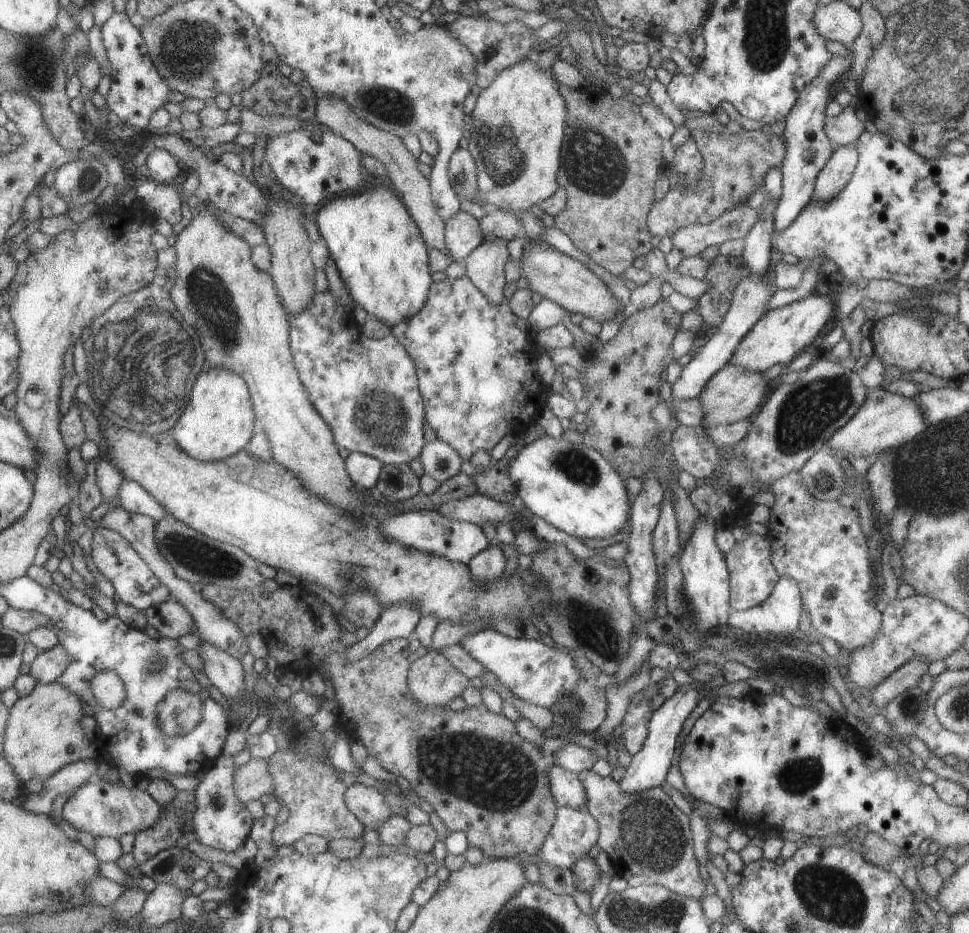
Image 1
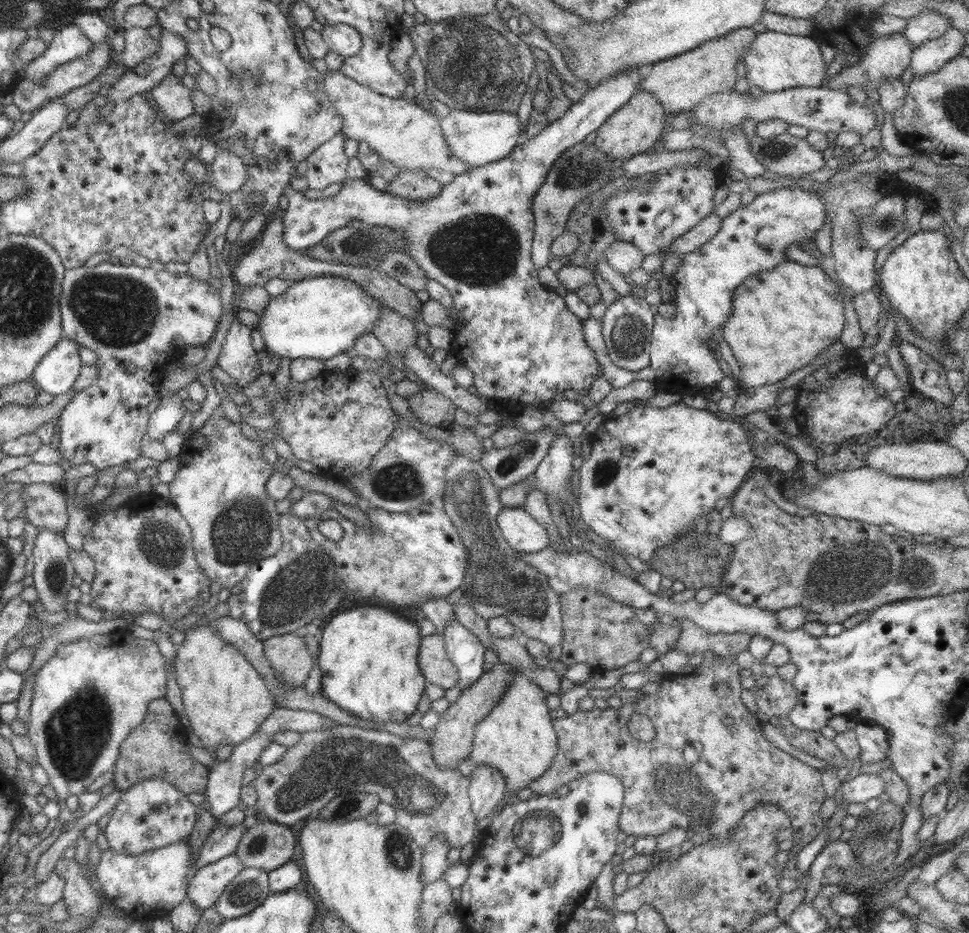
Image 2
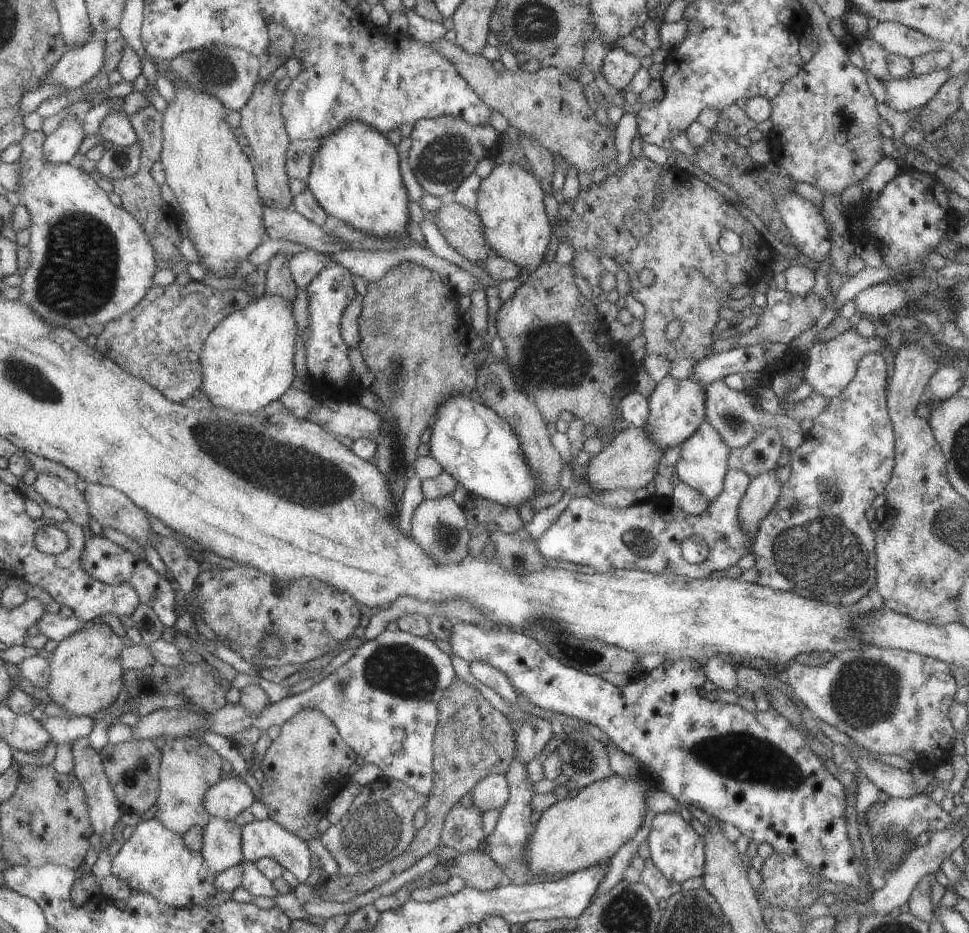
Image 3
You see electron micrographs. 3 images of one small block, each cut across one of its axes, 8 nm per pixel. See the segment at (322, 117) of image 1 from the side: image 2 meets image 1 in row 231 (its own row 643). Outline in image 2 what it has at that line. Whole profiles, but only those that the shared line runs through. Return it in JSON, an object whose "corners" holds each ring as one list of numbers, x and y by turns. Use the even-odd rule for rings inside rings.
{"corners":[[441,634,422,636,418,653,418,665,427,683,443,689,456,686,459,674,451,660,447,658,444,640]]}

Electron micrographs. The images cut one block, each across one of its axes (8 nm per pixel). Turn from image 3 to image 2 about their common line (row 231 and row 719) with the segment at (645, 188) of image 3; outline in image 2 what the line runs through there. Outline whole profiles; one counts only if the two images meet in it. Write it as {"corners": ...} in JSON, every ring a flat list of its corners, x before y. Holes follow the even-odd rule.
{"corners":[[711,651,703,653,703,663,701,663,701,669,698,671,693,671,692,673,687,673,686,675,676,673,668,673,665,676,659,686,661,691,656,694,643,694,643,698,639,698,637,702,631,702,631,704,621,704,617,709,607,707,605,709,595,709,592,708,589,711,577,710,573,714,565,715,560,719,553,719,552,725,556,734,556,753,553,757,553,762,551,766,535,778,534,781,529,782,529,790,535,795,542,795,553,792,559,787,567,784,567,782,573,780,580,774,587,773,590,771,603,771,607,774,612,774,613,776,619,778,621,784,624,788,624,798,622,801,622,807,620,811,620,816,618,819,618,828,625,835,644,837,653,836,659,837,660,834,664,834,667,830,673,827,681,828,687,831,691,829,693,833,702,836,704,841,723,841,724,839,729,839,732,836,732,831,739,825,741,818,746,814,747,811,752,810,753,807,761,803,771,803,778,806,780,810,783,810,787,817,790,819,790,828,793,829,793,833,789,838,792,843,792,848,795,846,805,846,811,840,814,840,823,830,825,822,820,816,820,807,825,800,825,792,820,781,820,775,822,772,807,766,807,764,797,760,794,756,785,753,774,745,770,744,762,734,762,728,759,720,755,718,755,713,749,712,741,703,741,698,739,698,739,693,741,692,741,678,743,677,744,671,735,664,734,657,722,657,720,660,713,661,715,655],[717,682,724,682,728,686,728,691,725,695,719,695,715,692,714,687],[633,712,638,712,639,714,644,714,651,721,653,728,655,730,654,739,648,742,642,742,636,740,634,737,629,735,627,728,627,721],[723,716,729,716,733,720,732,724,724,724]]}

